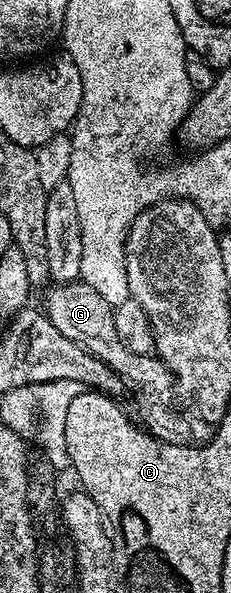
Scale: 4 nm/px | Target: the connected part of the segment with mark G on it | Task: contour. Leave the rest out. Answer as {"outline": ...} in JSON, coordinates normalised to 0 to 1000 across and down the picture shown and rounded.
{"outline":[[[247,477],[225,484],[234,487],[199,497],[195,514],[186,513],[190,526],[208,530],[221,545],[294,572],[342,578],[381,595],[463,612],[463,619],[481,619],[481,626],[498,626],[498,632],[519,636],[554,654],[563,649],[597,663],[593,683],[610,688],[615,703],[606,708],[654,735],[745,750],[887,749],[913,735],[909,712],[866,707],[814,710],[714,678],[732,649],[753,648],[749,631],[675,600],[584,597],[558,590],[502,556],[494,516],[455,508],[429,491],[364,477]]]}

